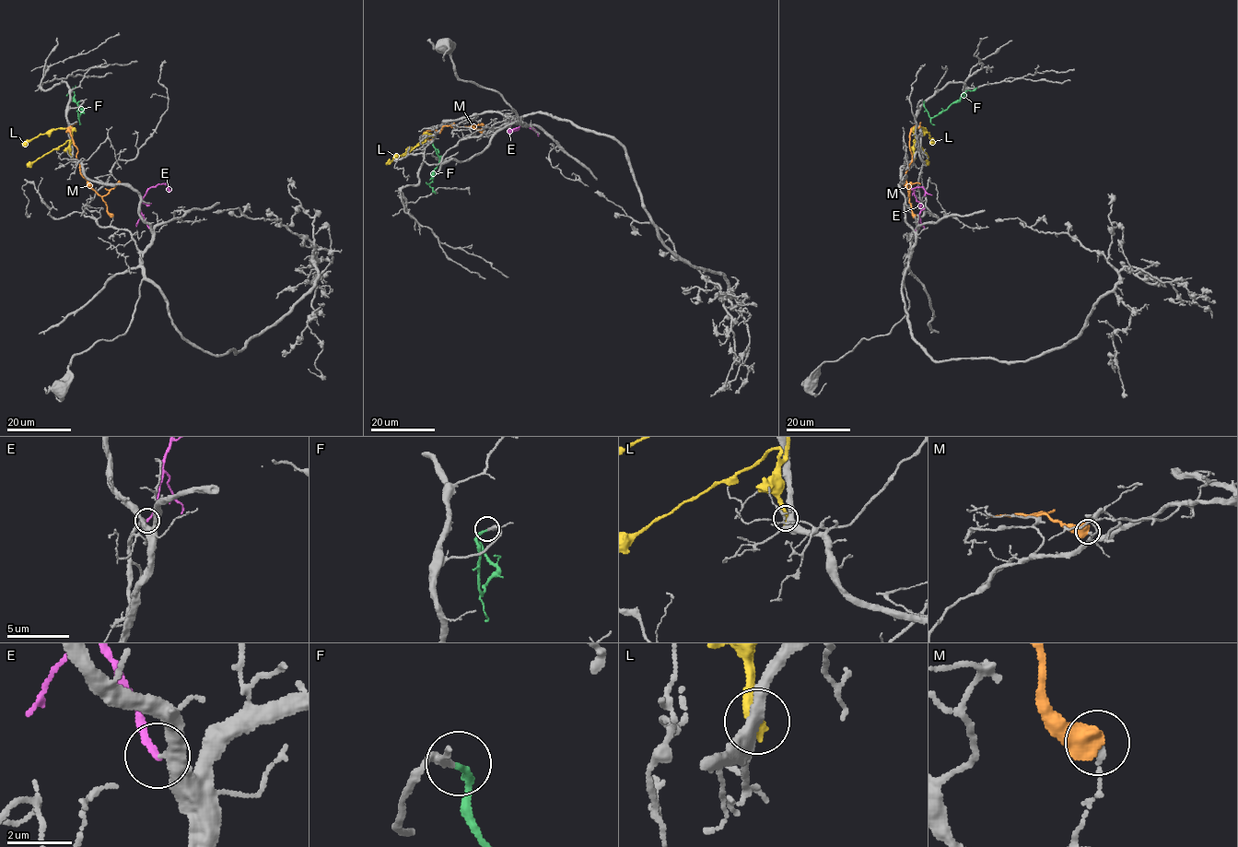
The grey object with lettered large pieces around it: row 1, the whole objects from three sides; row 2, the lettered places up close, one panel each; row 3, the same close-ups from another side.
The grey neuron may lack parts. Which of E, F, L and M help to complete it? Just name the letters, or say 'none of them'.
F

